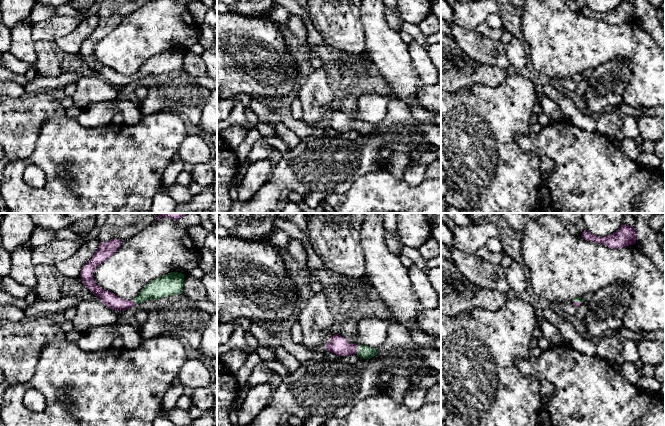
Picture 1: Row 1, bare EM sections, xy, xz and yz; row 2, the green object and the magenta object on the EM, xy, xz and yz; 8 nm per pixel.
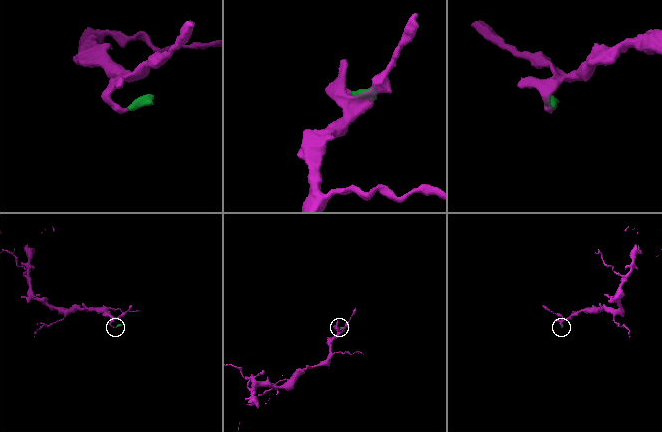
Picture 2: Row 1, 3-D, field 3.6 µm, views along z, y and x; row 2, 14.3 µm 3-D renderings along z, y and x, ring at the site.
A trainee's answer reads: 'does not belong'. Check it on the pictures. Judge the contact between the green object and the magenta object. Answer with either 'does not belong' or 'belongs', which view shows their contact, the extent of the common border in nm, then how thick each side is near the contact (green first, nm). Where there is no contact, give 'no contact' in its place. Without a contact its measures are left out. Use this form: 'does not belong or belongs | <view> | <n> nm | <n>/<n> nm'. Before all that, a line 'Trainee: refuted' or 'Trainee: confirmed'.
Trainee: refuted
belongs | xz | 80 nm | 110/150 nm

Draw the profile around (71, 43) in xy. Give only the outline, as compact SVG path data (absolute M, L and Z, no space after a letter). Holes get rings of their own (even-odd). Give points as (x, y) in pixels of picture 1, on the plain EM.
M98 15L89 16L80 21L77 28L69 35L56 39L55 44L63 51L78 54L82 43L92 34L99 23Z

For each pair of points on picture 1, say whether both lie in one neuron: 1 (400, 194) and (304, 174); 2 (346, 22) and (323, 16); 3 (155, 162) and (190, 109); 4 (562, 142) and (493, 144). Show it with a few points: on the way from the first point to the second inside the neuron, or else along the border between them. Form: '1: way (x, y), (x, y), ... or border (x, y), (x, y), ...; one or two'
1: border (372, 170), (360, 175), (345, 192), (331, 193); two
2: way (340, 21), (335, 16), (329, 16); one
3: border (155, 111), (172, 111), (178, 114); two
4: border (515, 137), (523, 151), (537, 156); two

